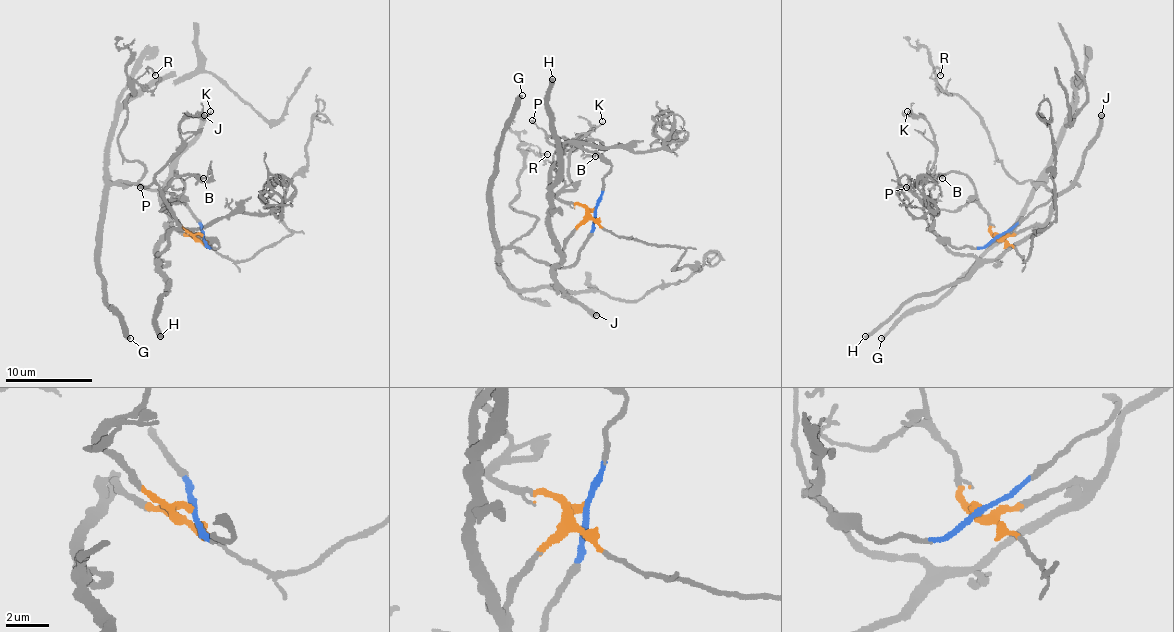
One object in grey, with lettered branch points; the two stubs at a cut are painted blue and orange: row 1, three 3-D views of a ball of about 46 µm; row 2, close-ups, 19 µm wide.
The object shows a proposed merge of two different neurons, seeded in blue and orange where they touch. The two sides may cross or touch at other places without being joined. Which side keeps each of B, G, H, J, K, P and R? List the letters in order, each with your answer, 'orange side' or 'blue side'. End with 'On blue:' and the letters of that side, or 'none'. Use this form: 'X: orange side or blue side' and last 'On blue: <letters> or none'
B: orange side
G: blue side
H: orange side
J: orange side
K: blue side
P: blue side
R: blue side
On blue: G, K, P, R

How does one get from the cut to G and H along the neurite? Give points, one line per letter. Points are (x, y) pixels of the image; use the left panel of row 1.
G: (202, 236), (200, 223), (174, 195), (137, 184), (113, 184), (109, 188), (100, 280), (113, 312), (130, 339)
H: (202, 236), (185, 234), (170, 225), (159, 241), (159, 273), (165, 282), (161, 310), (157, 315), (161, 336)

